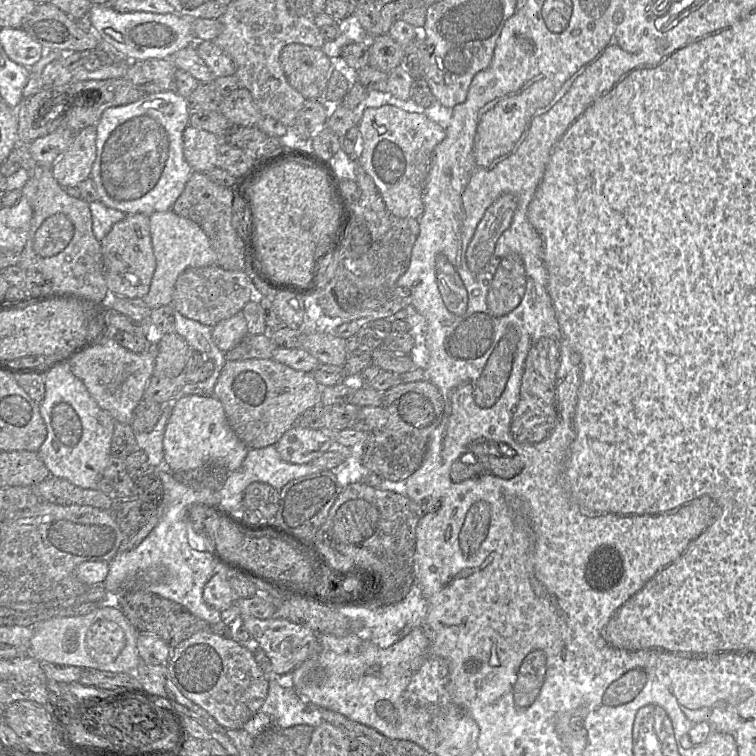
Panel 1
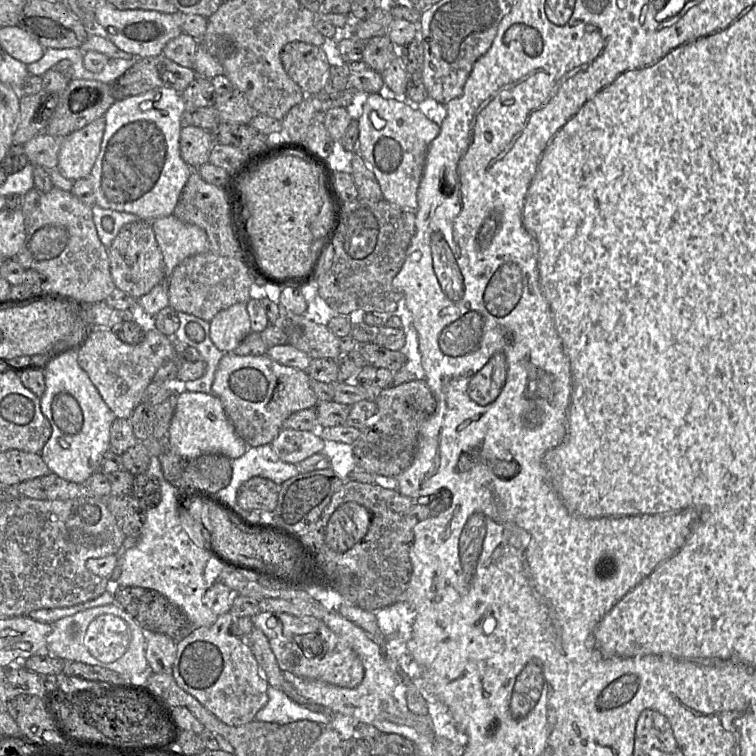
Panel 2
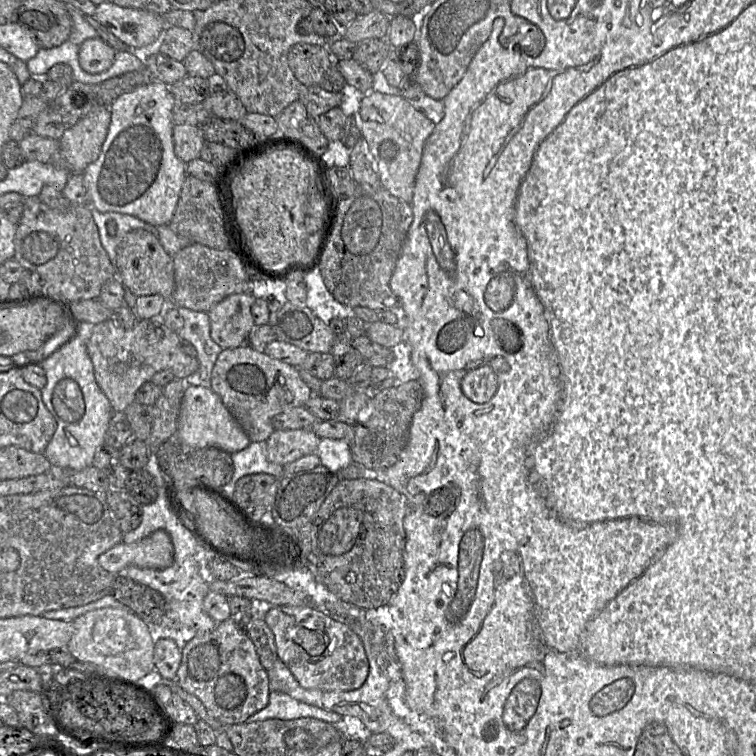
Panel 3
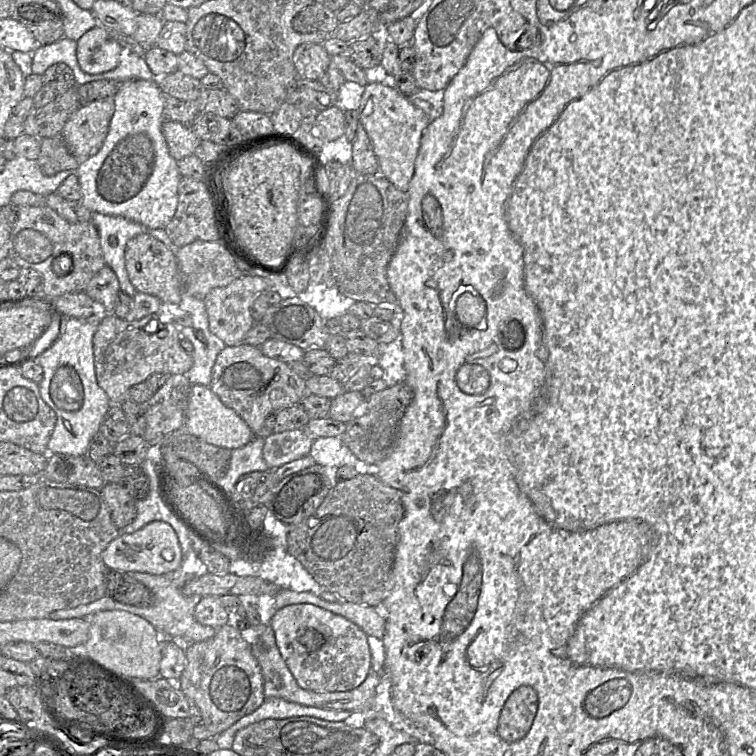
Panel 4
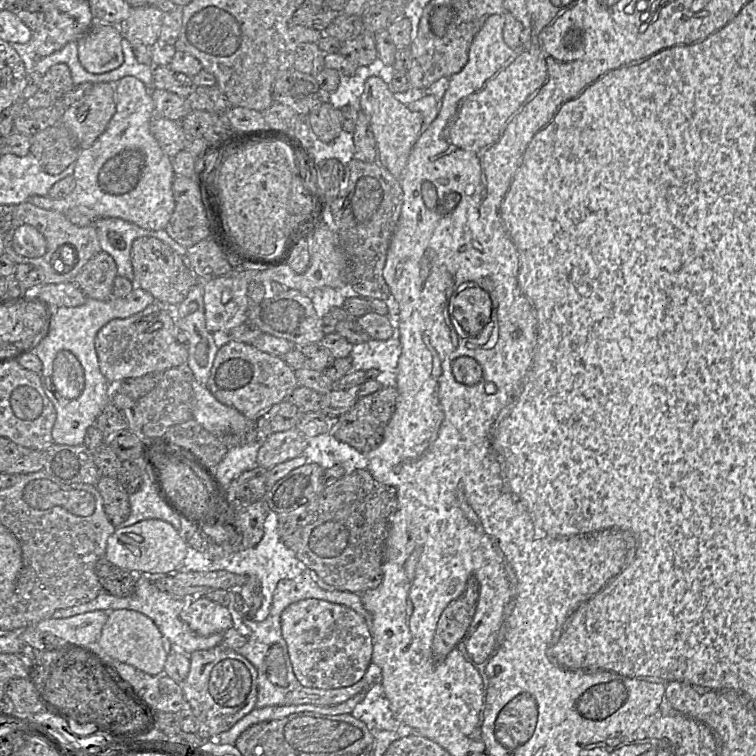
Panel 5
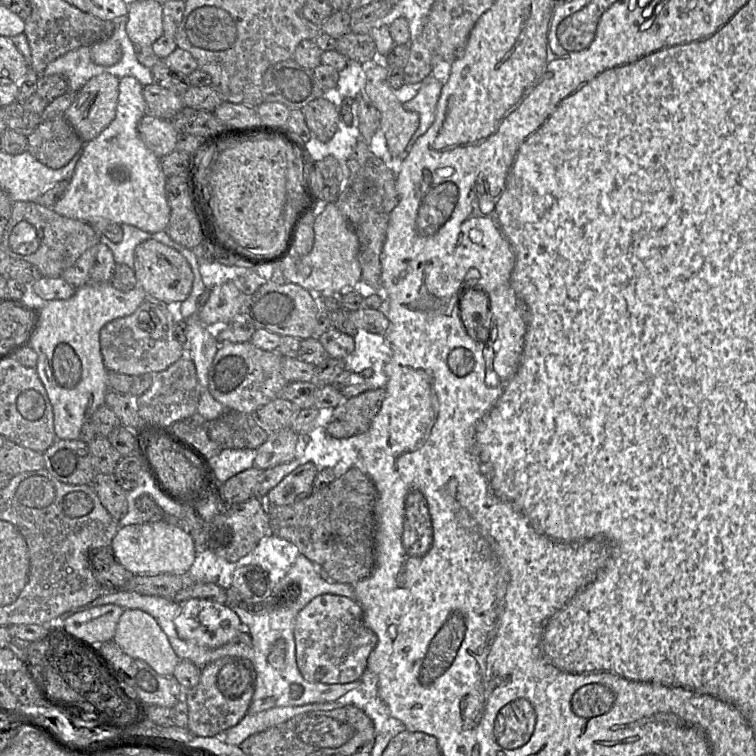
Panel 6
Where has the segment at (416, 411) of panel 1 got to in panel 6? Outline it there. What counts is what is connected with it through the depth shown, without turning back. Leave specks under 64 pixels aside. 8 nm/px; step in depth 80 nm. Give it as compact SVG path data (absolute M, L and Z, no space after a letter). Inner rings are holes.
M385 388L348 398L333 409L326 431L334 438L350 438L366 432L386 397Z

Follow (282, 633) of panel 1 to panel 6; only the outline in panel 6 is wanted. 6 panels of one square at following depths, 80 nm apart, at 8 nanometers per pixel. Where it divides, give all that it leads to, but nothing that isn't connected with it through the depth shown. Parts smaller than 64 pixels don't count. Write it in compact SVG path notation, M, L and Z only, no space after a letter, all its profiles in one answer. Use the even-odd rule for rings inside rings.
M323 594L313 598L297 615L294 627L297 667L311 683L346 684L357 681L367 669L368 657L377 644L377 636L364 623L359 603L344 596Z

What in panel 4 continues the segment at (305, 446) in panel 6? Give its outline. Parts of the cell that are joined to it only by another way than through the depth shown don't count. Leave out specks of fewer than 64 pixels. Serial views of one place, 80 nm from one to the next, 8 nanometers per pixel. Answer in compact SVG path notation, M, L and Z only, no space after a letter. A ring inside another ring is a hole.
M321 437L314 440L309 455L328 471L336 471L344 465L353 466L358 474L376 476L376 465L359 460L340 437Z

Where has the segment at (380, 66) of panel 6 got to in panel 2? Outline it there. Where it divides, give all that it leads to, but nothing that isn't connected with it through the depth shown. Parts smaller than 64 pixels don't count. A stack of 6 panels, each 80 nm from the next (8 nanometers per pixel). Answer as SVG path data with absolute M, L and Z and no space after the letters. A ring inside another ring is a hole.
M379 93L367 97L358 123L358 153L375 175L384 199L403 209L415 211L416 214L417 192L426 155L431 142L440 133L440 126L421 111L395 99L386 100Z

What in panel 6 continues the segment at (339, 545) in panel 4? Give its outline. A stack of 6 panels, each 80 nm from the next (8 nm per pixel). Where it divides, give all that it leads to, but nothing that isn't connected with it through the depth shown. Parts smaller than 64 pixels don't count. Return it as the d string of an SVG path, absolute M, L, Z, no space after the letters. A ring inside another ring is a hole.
M353 467L332 483L291 505L267 505L270 531L294 544L328 582L350 584L369 577L375 564L375 504L378 492L371 478Z

